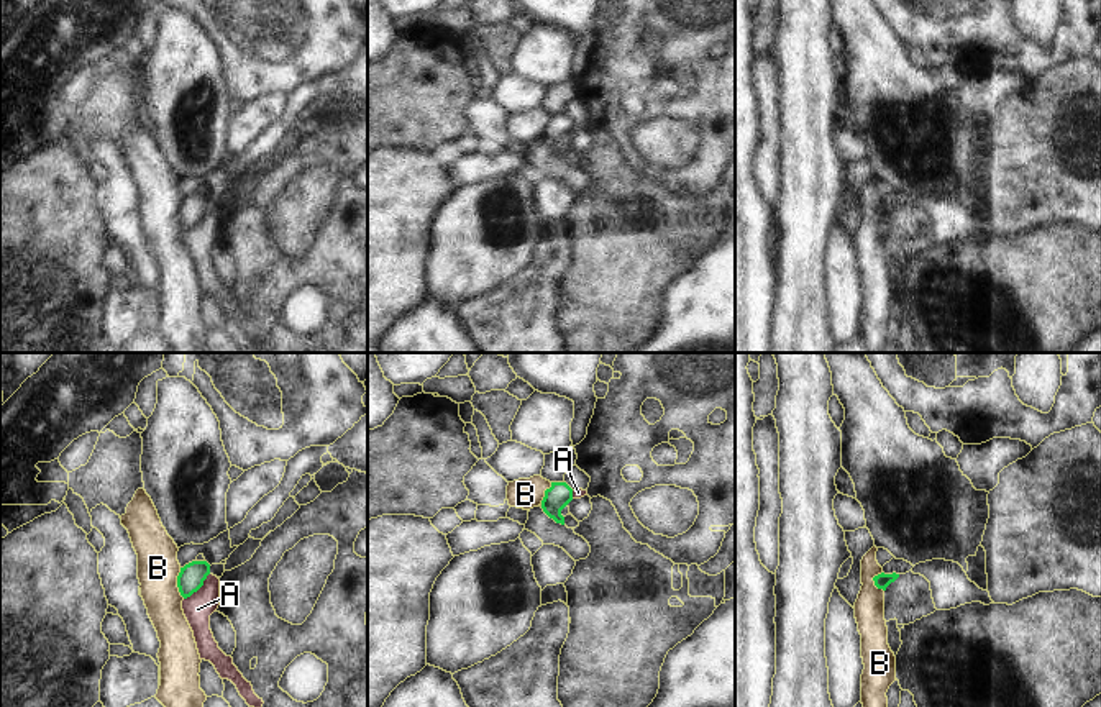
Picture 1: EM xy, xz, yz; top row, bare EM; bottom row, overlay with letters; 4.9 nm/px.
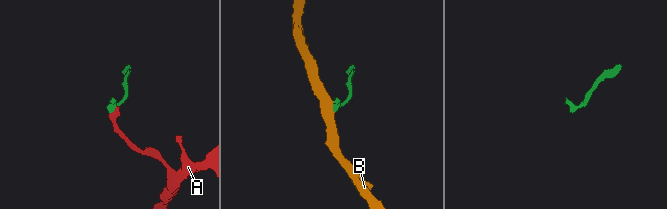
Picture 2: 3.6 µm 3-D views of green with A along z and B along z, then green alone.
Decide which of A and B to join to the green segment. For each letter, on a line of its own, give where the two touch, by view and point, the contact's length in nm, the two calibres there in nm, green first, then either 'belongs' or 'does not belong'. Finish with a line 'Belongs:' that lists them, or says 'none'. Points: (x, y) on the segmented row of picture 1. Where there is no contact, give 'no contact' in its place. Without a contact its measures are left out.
A: contact xy (199, 588); length 180 nm; calibres 130 and 140 nm; does not belong
B: contact xy (178, 583); length 150 nm; calibres 130 and 200 nm; does not belong
Belongs: none

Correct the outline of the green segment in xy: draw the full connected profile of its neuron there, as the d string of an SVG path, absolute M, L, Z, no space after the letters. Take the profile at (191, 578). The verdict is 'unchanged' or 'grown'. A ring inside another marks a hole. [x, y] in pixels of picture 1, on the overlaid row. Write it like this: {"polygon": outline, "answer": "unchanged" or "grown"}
{"polygon": "M192 561L180 568L180 572L177 576L177 587L180 595L187 599L197 592L203 586L203 581L208 574L210 564L207 561Z", "answer": "unchanged"}

